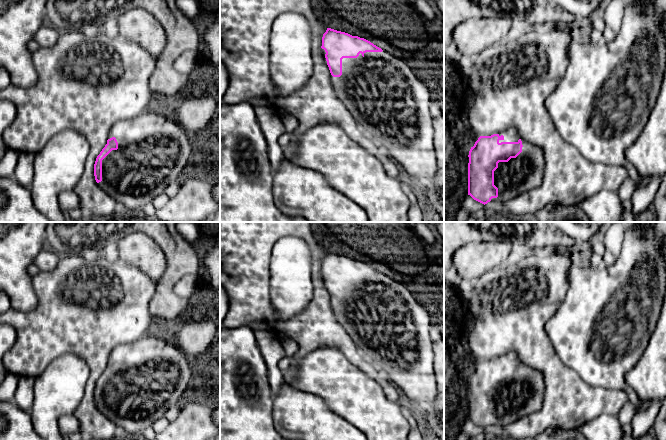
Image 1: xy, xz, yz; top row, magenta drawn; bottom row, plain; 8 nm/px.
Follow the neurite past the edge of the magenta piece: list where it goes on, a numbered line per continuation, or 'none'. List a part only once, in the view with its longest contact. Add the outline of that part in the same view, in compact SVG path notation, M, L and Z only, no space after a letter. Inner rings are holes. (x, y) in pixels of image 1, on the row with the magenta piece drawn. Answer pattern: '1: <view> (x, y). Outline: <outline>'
1: yz (525, 172). Outline: M522 141L522 152L508 162L499 162L494 171L498 197L491 201L506 202L523 192L539 187L544 175L544 156L540 147Z

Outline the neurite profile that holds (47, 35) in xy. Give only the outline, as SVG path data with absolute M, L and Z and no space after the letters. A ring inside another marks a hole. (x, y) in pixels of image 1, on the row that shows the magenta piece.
M45 23L34 35L34 40L40 47L50 47L57 43L61 34L59 29Z

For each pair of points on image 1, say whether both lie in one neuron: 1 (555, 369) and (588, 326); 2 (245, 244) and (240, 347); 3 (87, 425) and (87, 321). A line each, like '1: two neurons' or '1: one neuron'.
1: two neurons
2: two neurons
3: one neuron

